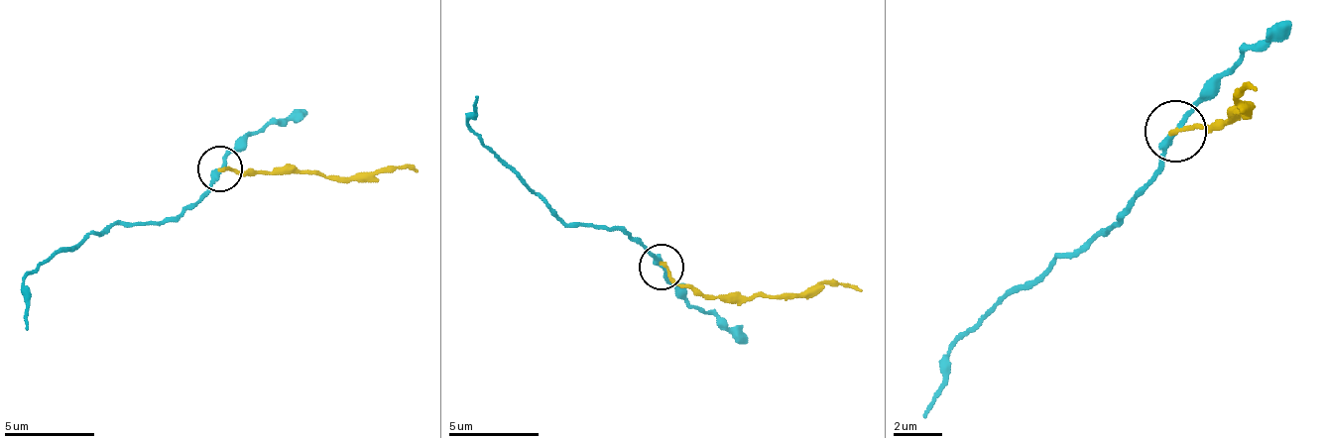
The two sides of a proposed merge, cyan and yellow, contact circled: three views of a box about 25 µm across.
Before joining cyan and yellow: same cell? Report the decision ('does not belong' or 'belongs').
does not belong

